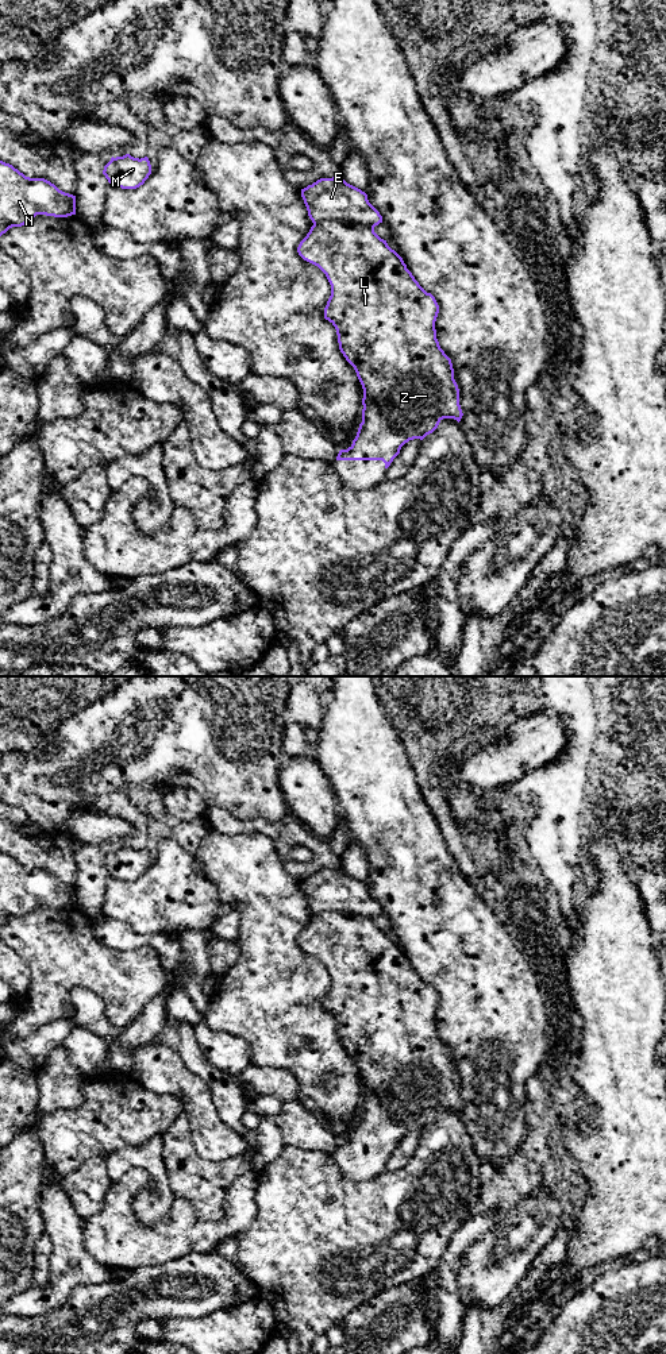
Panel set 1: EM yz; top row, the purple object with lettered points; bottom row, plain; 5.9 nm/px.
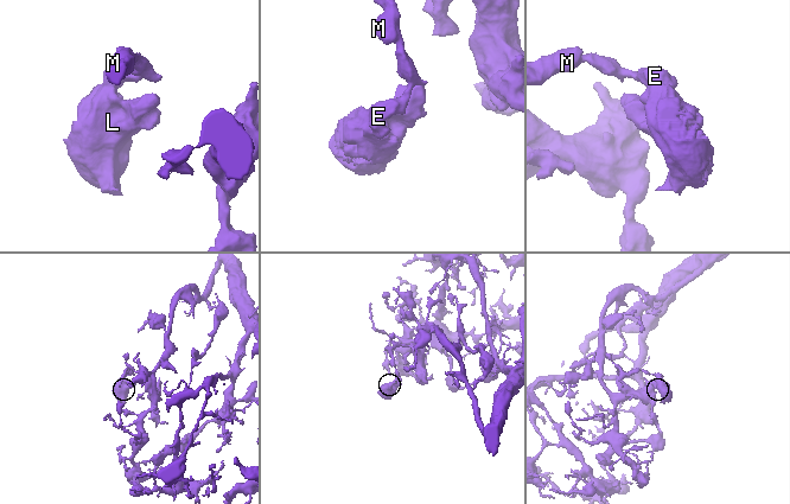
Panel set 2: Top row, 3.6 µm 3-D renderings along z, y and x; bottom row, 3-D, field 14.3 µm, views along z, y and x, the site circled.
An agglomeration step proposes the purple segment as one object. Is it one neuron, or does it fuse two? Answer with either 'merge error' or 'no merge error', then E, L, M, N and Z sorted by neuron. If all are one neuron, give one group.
merge error; groups E M N / L Z

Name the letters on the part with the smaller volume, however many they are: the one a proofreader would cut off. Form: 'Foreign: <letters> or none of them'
Foreign: L, Z

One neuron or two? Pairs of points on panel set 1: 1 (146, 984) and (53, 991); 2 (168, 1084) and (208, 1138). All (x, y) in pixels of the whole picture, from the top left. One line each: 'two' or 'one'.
1: one
2: one

